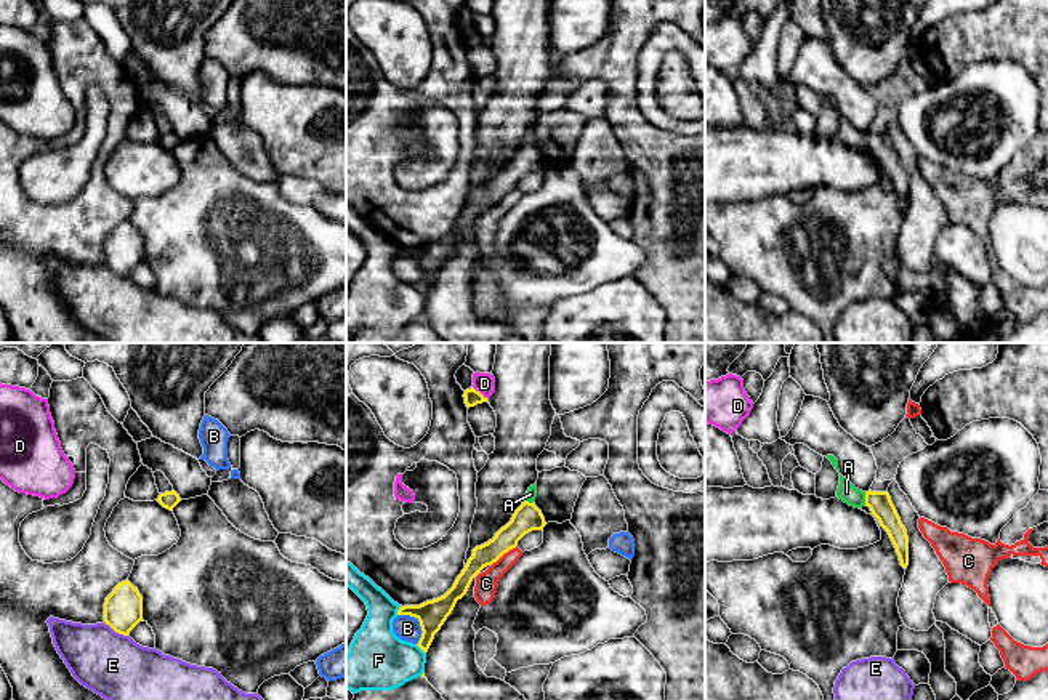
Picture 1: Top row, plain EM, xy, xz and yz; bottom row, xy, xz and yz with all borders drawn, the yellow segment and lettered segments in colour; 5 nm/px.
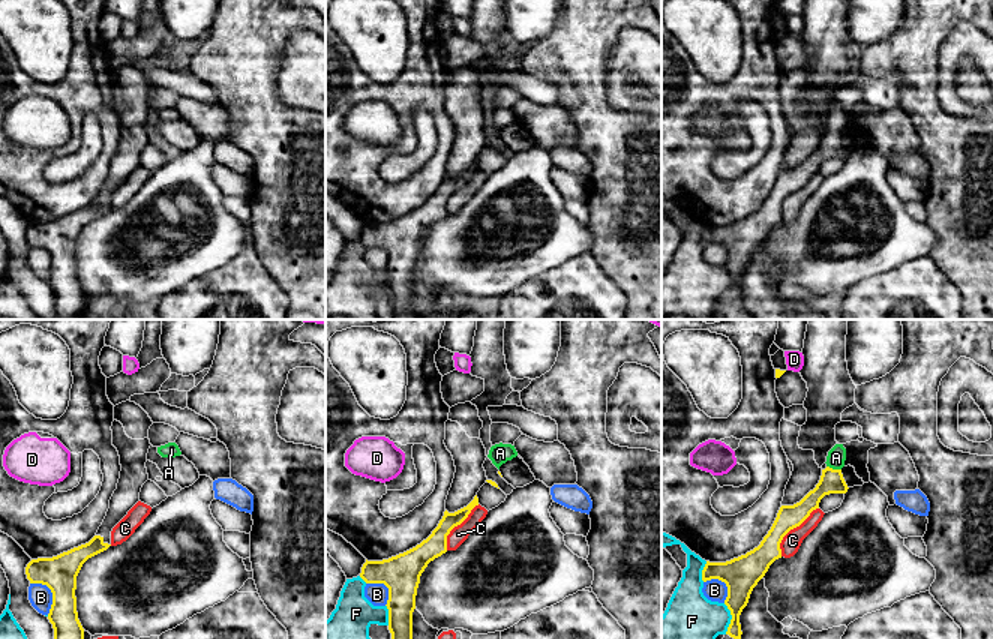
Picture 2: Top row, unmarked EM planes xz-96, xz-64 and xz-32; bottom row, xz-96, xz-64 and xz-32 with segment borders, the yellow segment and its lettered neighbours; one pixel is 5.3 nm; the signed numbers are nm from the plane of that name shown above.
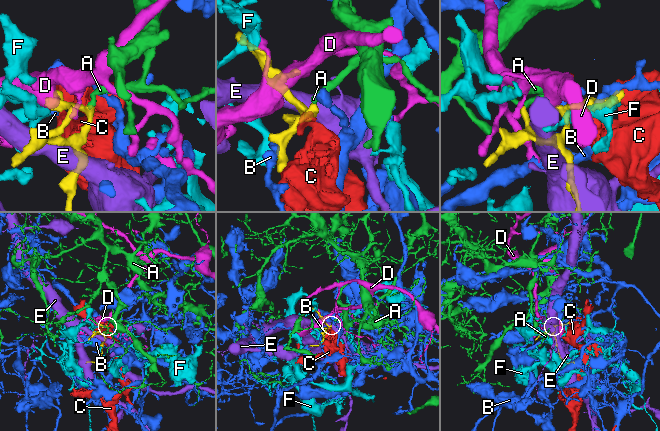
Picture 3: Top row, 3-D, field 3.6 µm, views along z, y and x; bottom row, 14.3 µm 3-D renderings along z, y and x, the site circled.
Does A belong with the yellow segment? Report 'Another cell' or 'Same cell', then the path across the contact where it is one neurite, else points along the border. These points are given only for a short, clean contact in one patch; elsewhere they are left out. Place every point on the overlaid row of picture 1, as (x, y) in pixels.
Same cell. Path across: yz (880, 503), (866, 498), (856, 498), (846, 492)

